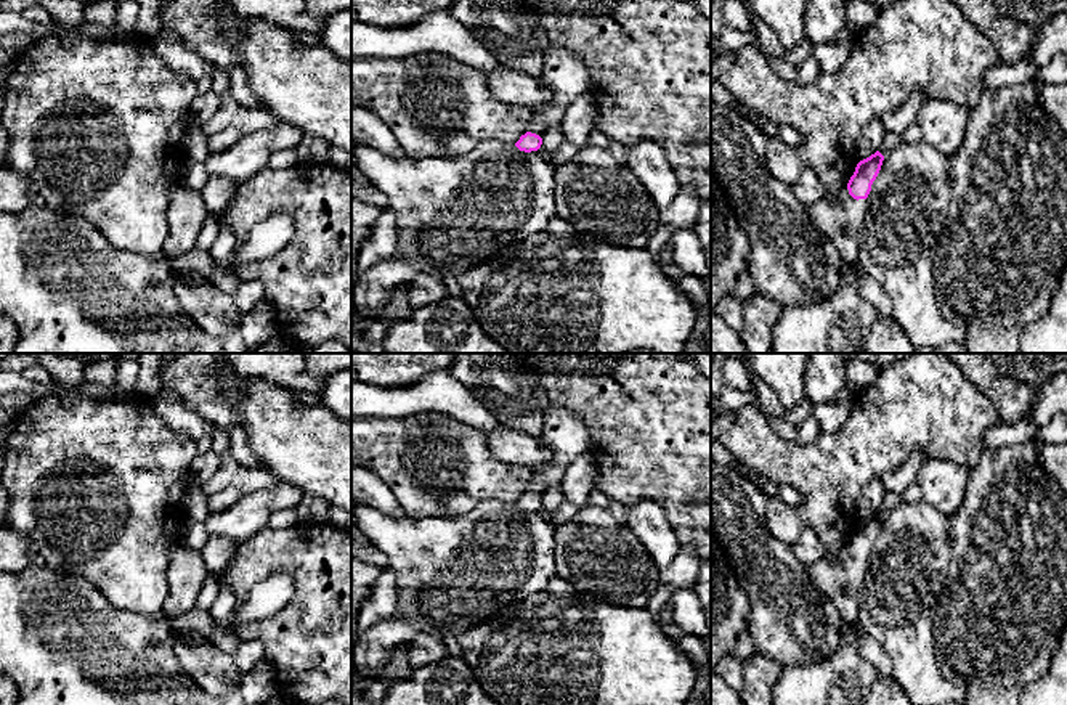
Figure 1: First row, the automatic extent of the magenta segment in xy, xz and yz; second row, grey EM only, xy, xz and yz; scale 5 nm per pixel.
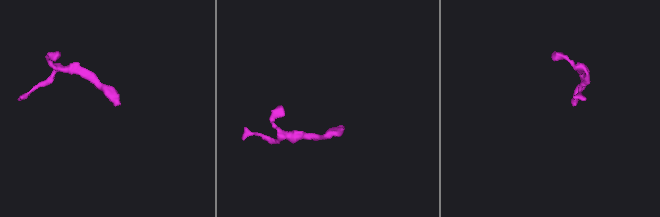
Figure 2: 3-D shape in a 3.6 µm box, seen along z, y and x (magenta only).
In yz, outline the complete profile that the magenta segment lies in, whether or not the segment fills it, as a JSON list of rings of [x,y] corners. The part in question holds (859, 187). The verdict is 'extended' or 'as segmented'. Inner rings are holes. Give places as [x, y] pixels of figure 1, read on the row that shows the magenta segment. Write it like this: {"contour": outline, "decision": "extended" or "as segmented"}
{"contour": [[[876,151],[860,161],[847,186],[833,199],[823,196],[818,202],[804,206],[813,226],[830,239],[846,263],[857,263],[858,234],[866,217],[866,198],[876,180],[884,156]]], "decision": "extended"}

